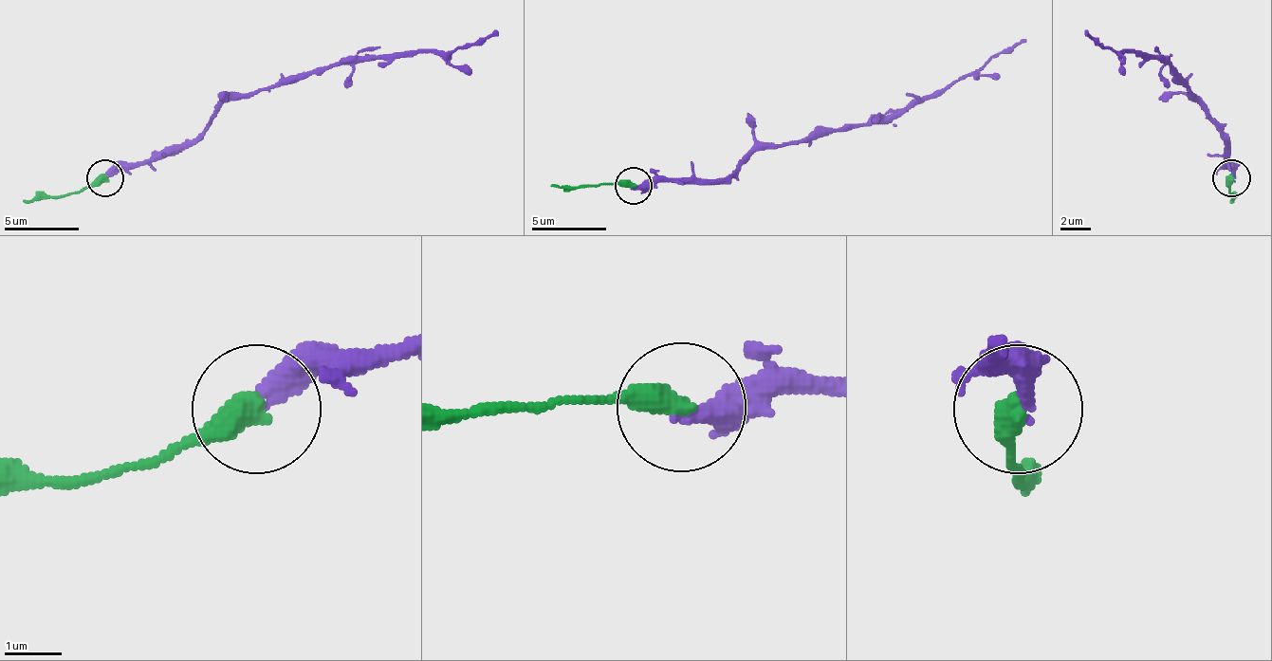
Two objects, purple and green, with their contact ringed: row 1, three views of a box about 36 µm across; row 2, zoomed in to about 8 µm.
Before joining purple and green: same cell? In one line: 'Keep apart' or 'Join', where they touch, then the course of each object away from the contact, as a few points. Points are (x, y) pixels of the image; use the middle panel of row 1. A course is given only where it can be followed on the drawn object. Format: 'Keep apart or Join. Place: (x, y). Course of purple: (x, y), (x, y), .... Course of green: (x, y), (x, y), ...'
Keep apart. Place: (633, 185). Course of purple: (632, 188), (654, 181), (722, 181), (759, 147), (785, 147), (822, 132), (901, 117), (1010, 53), (1025, 39). Course of green: (632, 185), (576, 188), (549, 185)

